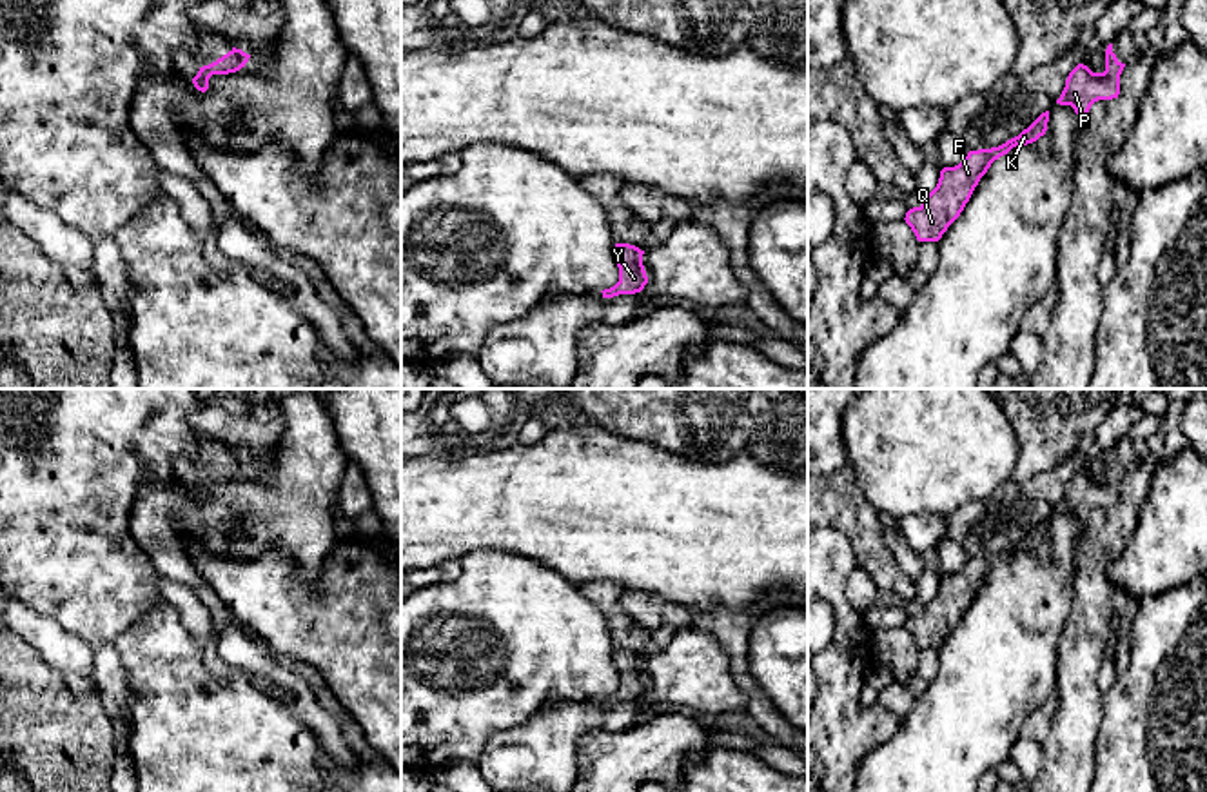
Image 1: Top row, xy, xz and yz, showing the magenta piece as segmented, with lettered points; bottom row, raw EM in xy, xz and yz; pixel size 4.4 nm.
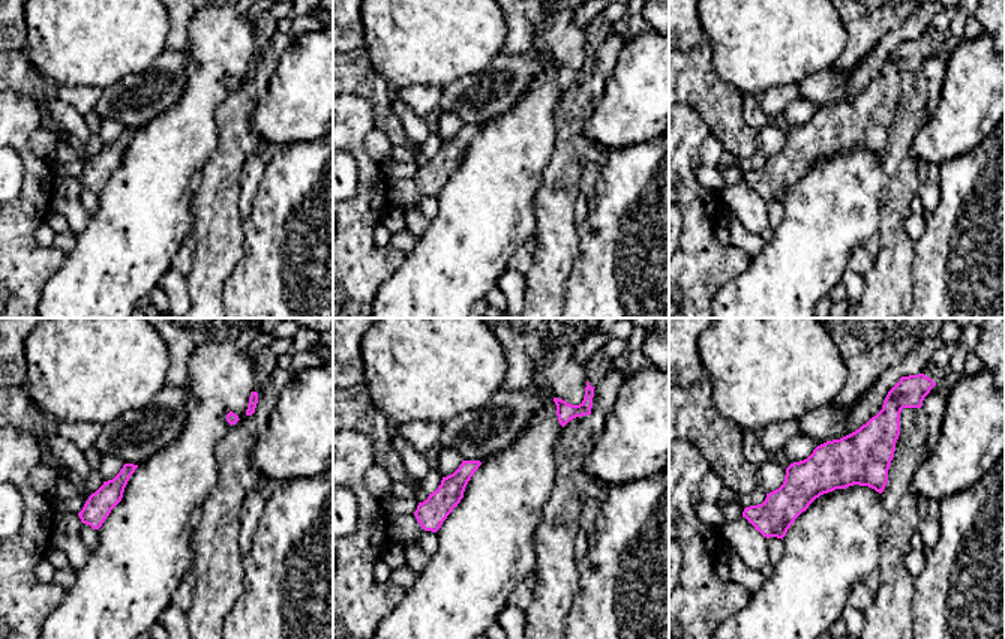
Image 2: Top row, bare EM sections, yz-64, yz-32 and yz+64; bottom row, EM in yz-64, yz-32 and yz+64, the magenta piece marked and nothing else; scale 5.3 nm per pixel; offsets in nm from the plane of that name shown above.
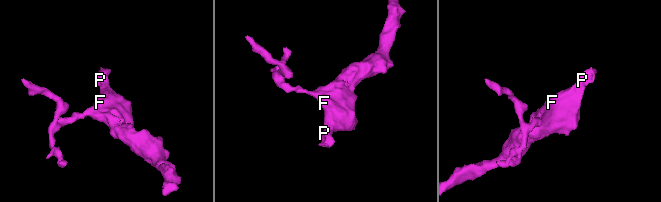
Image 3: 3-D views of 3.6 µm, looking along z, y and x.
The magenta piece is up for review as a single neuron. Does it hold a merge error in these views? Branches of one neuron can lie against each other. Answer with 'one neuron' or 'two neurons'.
one neuron

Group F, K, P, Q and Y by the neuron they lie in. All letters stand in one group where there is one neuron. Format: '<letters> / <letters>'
F K P Q Y

